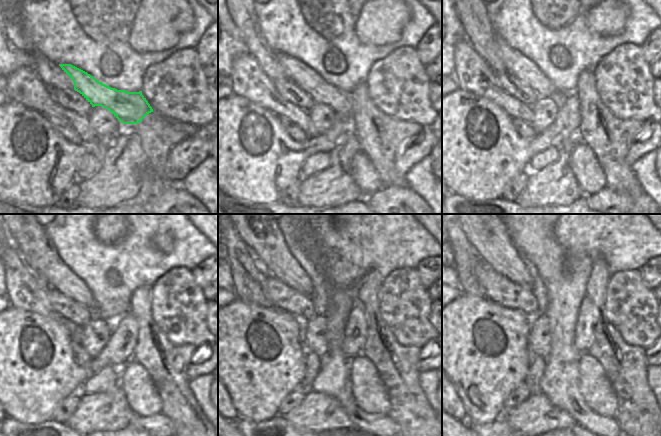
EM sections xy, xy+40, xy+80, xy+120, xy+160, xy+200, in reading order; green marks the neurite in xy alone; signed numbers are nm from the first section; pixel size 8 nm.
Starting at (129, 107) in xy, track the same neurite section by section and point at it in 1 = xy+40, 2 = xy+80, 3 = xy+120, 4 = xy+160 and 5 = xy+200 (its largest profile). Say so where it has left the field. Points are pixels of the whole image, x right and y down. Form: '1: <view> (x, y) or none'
1: xy+40 (302, 75)
2: xy+80 (517, 64)
3: xy+120 (32, 235)
4: xy+160 (262, 235)
5: xy+200 (488, 234)

